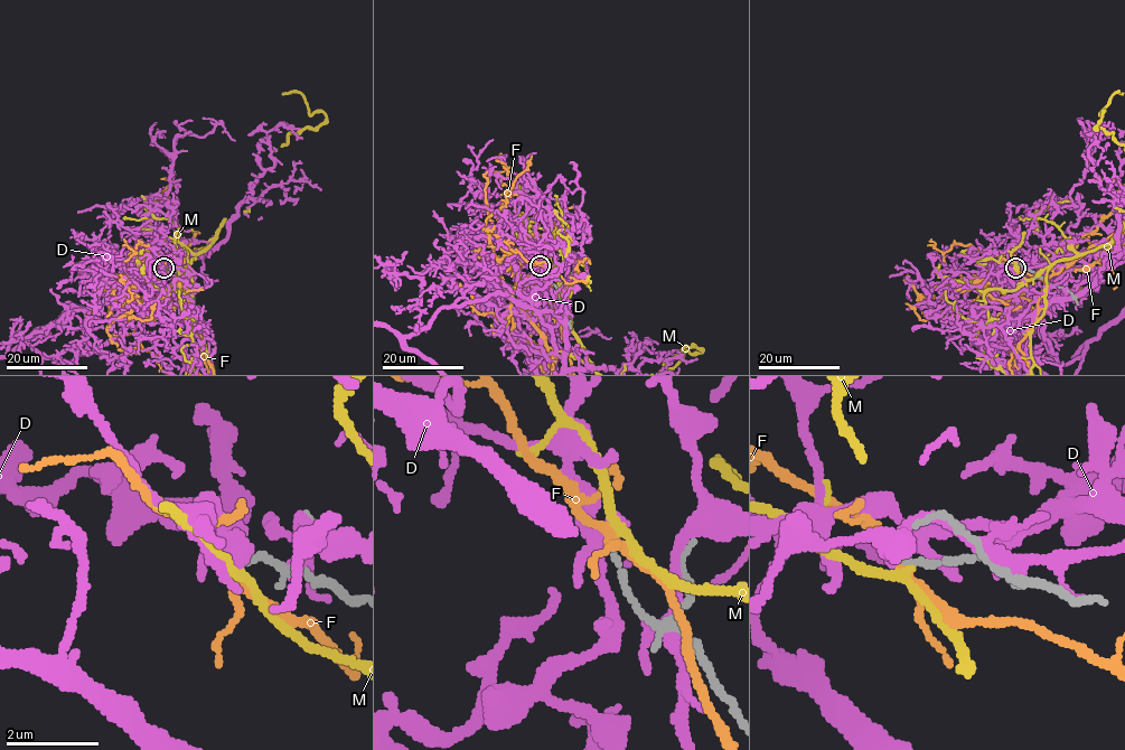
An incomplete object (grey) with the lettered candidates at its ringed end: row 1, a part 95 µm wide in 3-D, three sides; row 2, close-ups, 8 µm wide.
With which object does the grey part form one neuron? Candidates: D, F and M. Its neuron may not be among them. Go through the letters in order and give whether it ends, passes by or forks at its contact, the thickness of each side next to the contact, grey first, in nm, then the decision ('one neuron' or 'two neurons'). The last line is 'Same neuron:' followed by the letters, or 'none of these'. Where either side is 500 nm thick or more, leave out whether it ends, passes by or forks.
D: it forks there; 120 nm thick on the grey side, 280 nm on the other; two neurons
F: it forks there; 130 nm thick on the grey side, 170 nm on the other; two neurons
M: it passes by; 140 nm thick on the grey side, 160 nm on the other; two neurons
Same neuron: none of these

